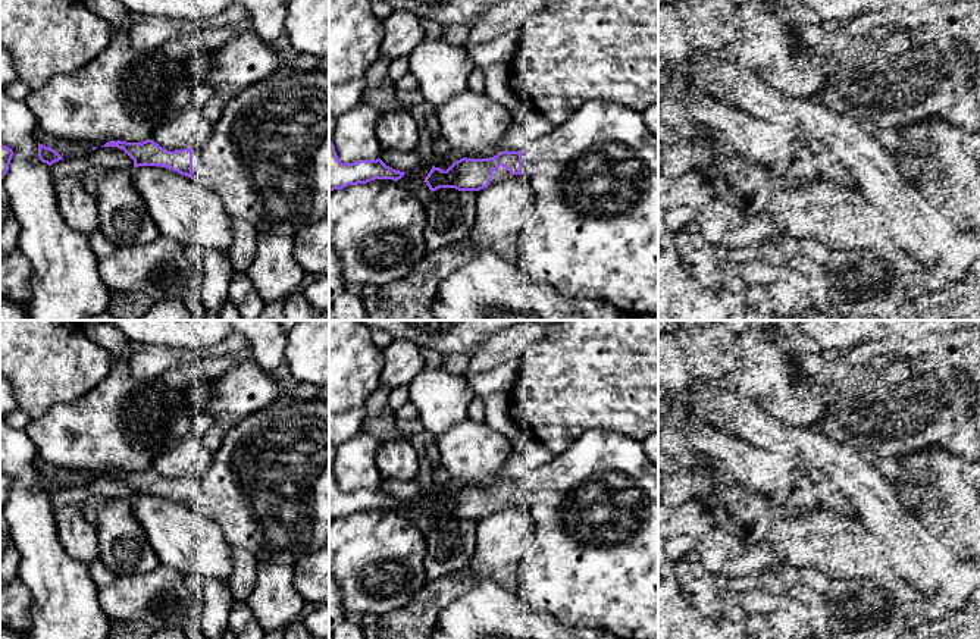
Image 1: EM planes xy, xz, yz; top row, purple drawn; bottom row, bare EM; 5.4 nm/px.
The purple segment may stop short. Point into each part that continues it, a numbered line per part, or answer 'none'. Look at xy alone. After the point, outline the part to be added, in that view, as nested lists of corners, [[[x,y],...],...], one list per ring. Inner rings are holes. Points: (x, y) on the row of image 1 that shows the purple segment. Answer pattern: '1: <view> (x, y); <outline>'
1: xy (268, 157); [[[314,69],[273,75],[253,84],[228,100],[220,119],[213,125],[209,141],[203,147],[192,150],[192,181],[216,192],[222,198],[229,217],[244,219],[253,225],[259,234],[295,237],[307,223],[313,223],[326,216],[329,212],[329,73]]]

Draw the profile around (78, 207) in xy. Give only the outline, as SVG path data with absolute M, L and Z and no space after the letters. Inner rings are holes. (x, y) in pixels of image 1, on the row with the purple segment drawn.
M72 175L62 178L54 185L59 210L65 222L81 234L90 235L98 229L97 197L84 188L84 176Z

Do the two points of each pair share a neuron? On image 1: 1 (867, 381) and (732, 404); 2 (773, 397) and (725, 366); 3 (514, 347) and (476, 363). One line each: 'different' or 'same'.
1: different
2: different
3: same

